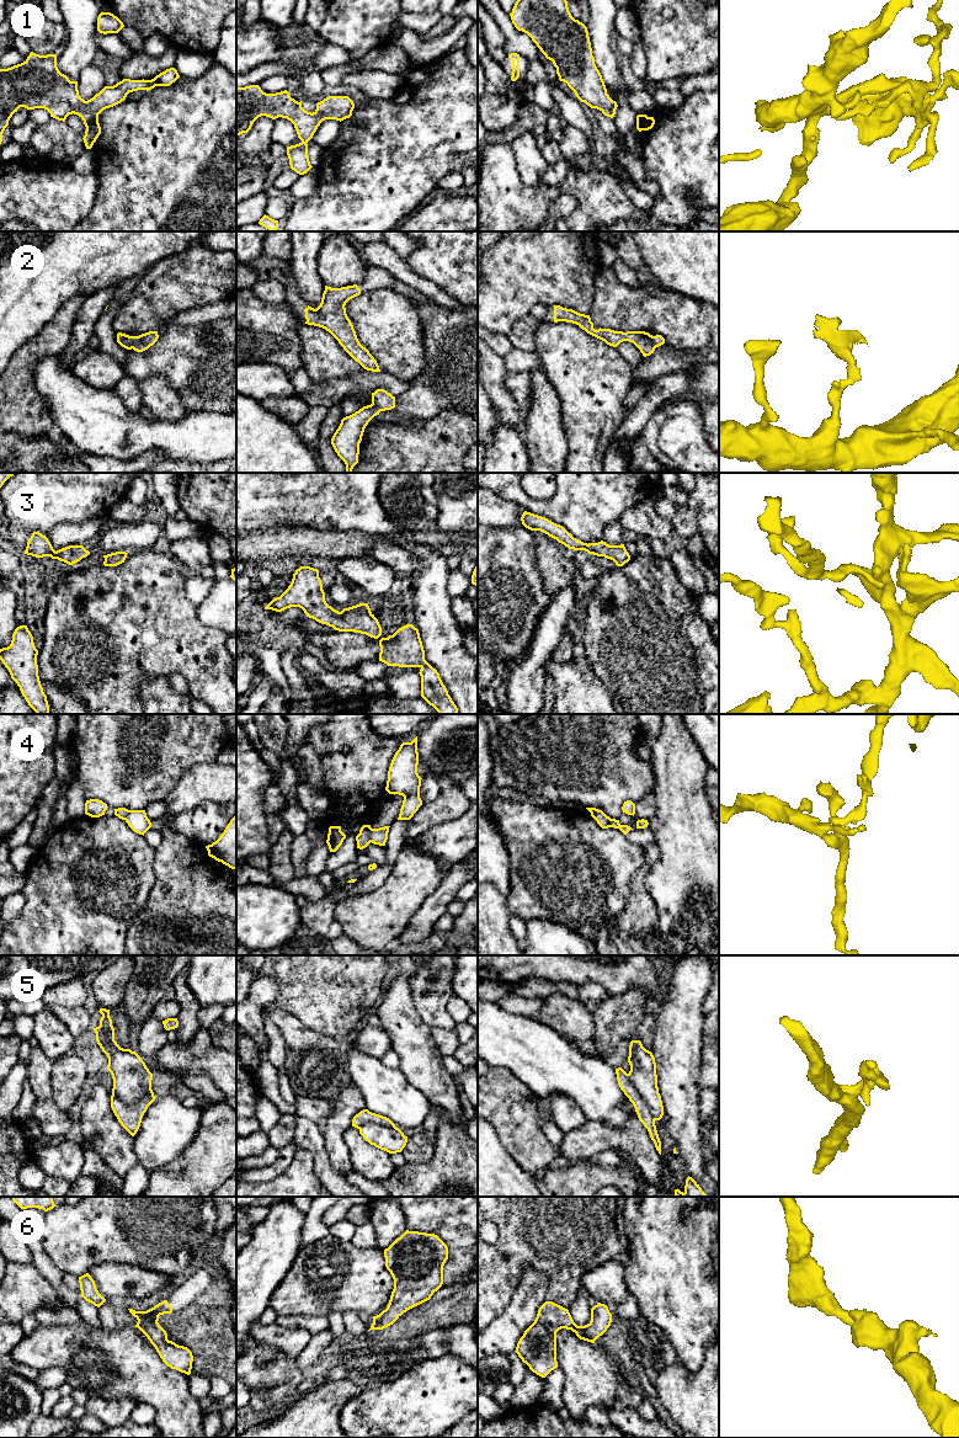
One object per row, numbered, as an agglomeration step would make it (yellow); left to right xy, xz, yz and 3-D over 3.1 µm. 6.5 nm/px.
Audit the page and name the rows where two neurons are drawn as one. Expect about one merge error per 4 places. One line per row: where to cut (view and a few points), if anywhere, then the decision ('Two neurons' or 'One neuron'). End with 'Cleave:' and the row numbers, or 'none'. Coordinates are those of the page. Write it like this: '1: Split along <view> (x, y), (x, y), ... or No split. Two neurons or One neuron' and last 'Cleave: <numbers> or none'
1: No split. One neuron
2: Split along xy (138, 336), (138, 341), (132, 347). Two neurons
3: No split. One neuron
4: Split along xz (371, 827), (369, 841). Two neurons
5: No split. One neuron
6: No split. One neuron
Cleave: 2, 4

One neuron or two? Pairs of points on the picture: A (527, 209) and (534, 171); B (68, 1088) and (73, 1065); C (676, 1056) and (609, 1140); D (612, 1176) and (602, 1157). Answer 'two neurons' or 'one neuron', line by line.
A: two neurons
B: one neuron
C: two neurons
D: two neurons

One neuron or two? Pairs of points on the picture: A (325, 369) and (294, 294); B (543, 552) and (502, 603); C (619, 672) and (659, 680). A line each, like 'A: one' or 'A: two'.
A: two
B: two
C: one

